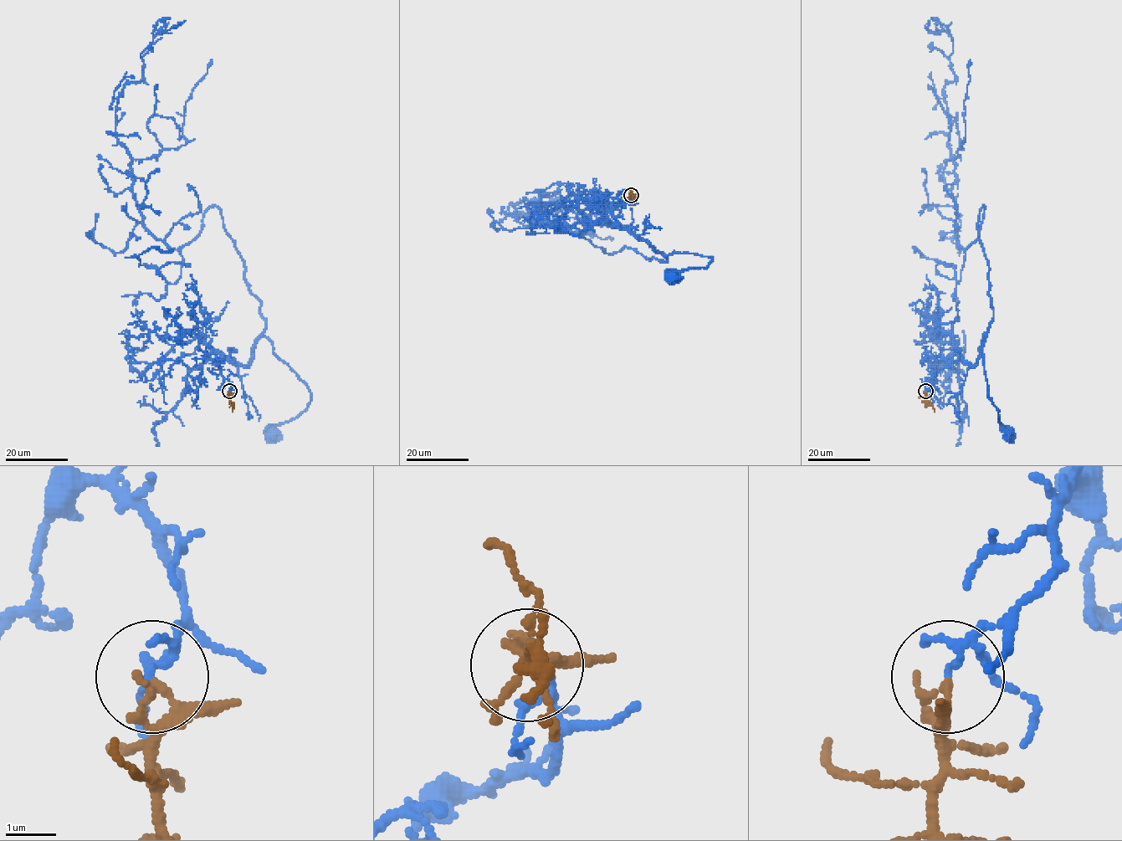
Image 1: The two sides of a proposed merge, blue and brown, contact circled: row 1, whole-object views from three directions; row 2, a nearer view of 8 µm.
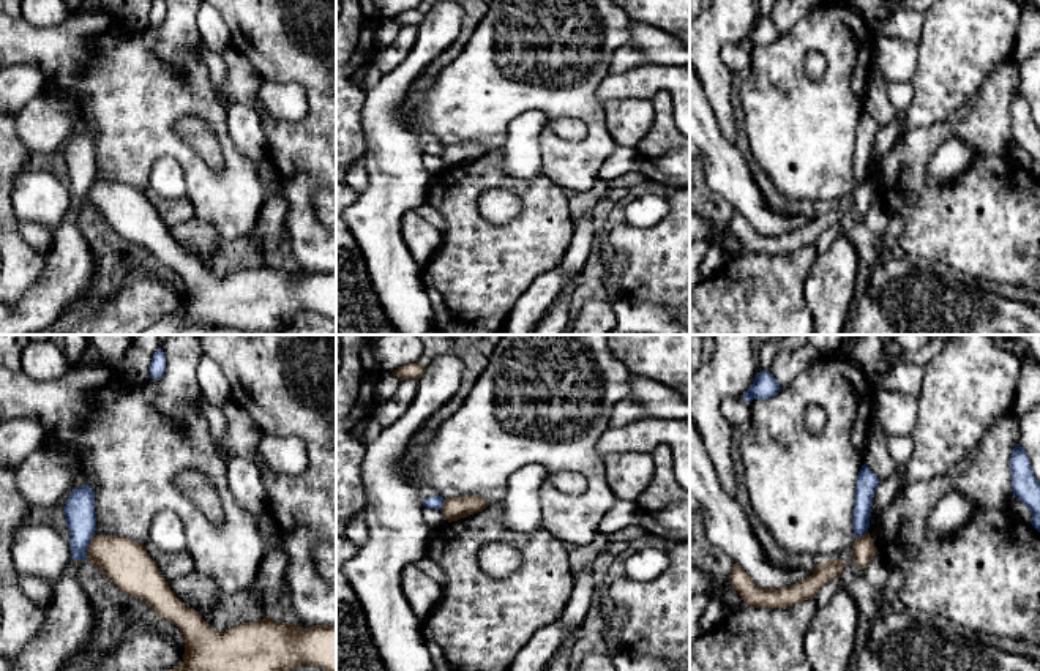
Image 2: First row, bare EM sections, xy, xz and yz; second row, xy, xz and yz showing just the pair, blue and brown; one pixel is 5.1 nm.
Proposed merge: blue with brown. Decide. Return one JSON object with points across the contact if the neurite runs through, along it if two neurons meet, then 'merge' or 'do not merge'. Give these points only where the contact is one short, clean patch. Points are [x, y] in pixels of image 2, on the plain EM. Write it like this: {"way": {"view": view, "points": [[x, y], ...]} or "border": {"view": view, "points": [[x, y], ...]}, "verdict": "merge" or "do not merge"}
{"border": {"view": "xy", "points": [[93, 180], [86, 194]]}, "verdict": "do not merge"}

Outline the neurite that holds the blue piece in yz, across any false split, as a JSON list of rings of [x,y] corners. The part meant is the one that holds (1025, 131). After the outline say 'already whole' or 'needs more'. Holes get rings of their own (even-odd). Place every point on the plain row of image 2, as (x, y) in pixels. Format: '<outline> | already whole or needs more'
[[[1018,90],[1010,104],[1012,137],[1032,159],[1031,171],[1040,178],[1040,129],[1037,128],[1029,103]]] | already whole

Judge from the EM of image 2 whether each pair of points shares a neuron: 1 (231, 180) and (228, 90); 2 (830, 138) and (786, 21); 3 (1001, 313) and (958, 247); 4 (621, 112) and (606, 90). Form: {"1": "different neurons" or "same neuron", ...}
{"1": "different neurons", "2": "different neurons", "3": "different neurons", "4": "different neurons"}

